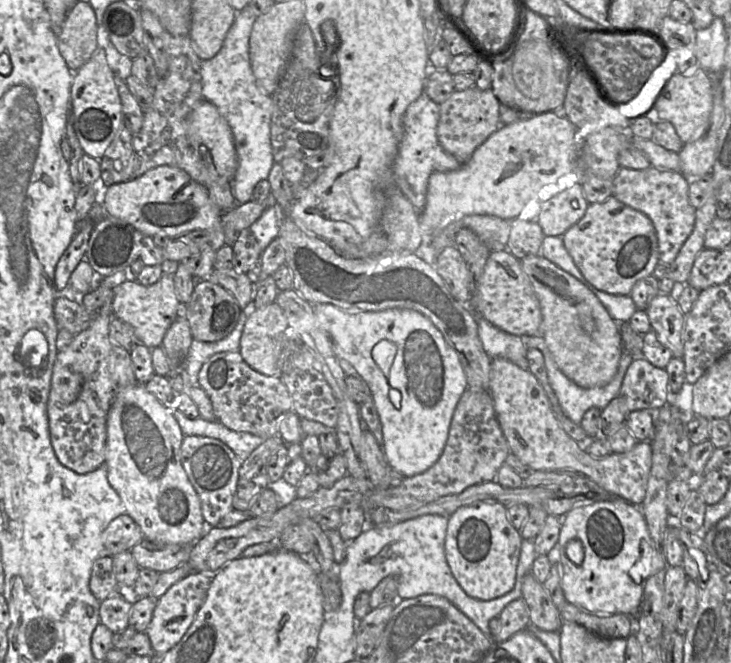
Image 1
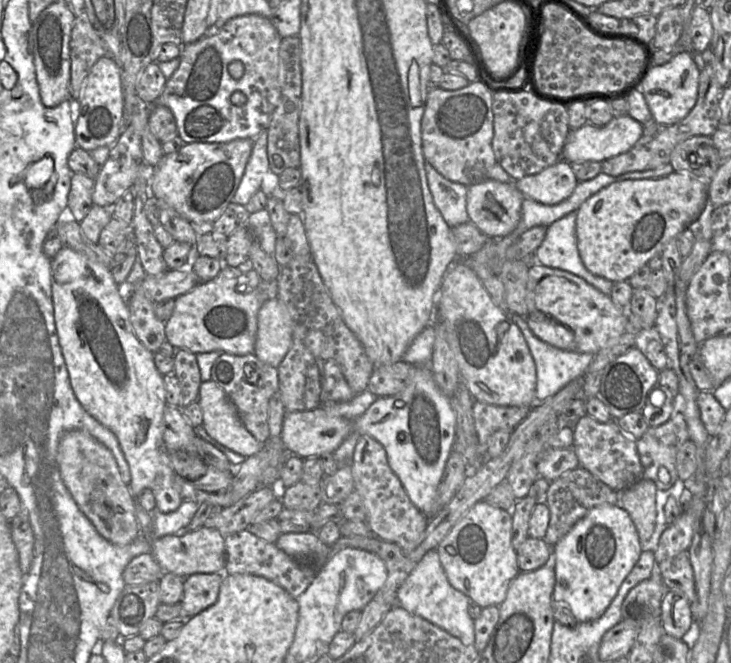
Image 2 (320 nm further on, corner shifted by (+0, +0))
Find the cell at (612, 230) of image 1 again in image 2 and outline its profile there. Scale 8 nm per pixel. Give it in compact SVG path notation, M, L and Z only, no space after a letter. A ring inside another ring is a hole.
M676 172L661 178L652 179L628 179L611 183L602 188L600 191L588 198L576 211L576 238L579 255L585 267L594 275L603 277L611 282L628 281L628 279L642 266L647 265L647 262L657 253L661 253L664 246L688 227L696 227L698 220L707 214L710 205L707 195L708 183L696 178L688 172Z

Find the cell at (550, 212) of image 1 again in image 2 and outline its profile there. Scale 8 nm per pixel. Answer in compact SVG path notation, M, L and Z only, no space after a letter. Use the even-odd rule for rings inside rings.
M560 160L537 174L515 181L514 184L525 198L545 205L555 205L567 199L578 182L571 164Z

